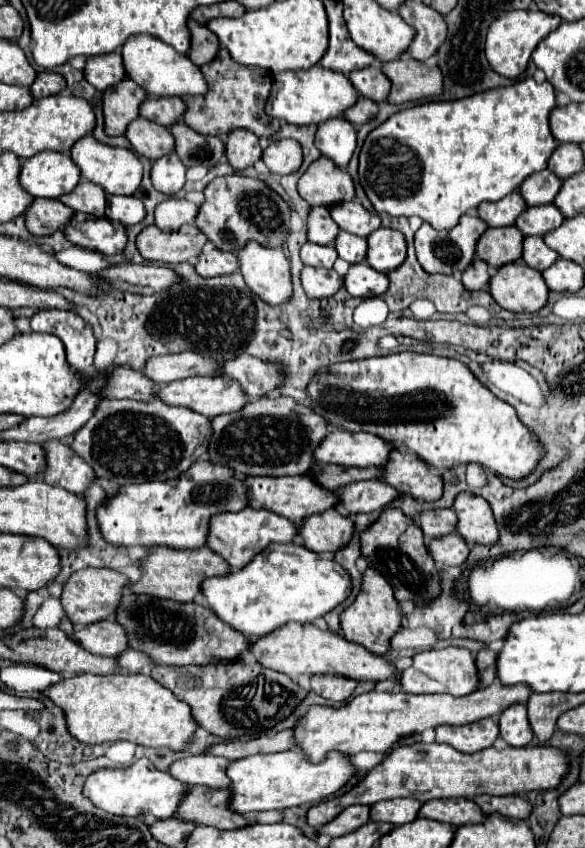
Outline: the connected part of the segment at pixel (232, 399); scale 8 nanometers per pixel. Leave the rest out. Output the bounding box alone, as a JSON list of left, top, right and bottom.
[153,377,245,417]

